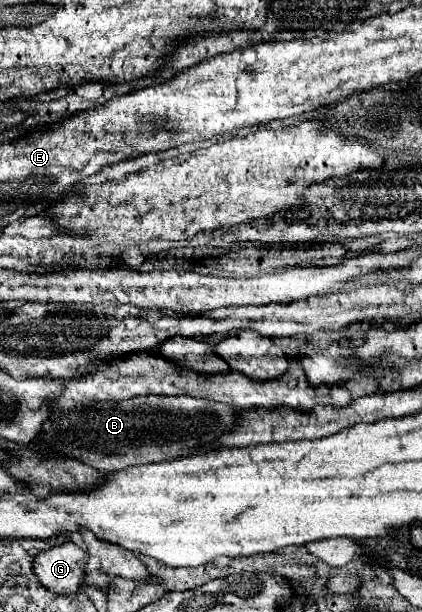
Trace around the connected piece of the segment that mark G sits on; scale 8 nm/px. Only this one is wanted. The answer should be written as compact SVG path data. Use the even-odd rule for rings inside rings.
M67 541L33 557L33 573L45 589L57 595L71 595L79 589L87 559L89 555L81 547Z

